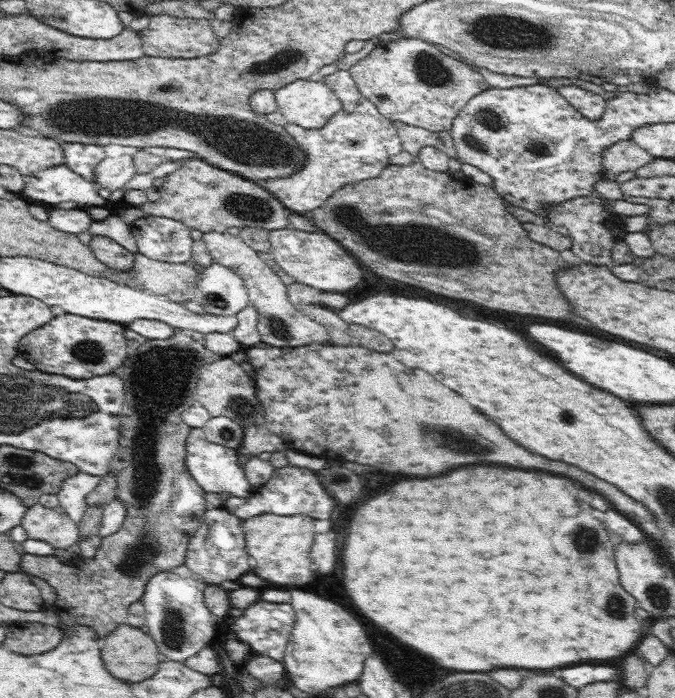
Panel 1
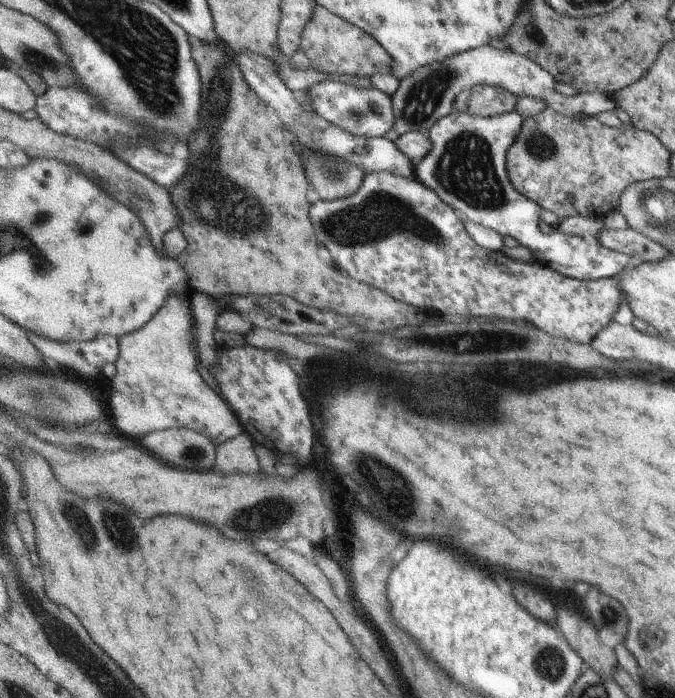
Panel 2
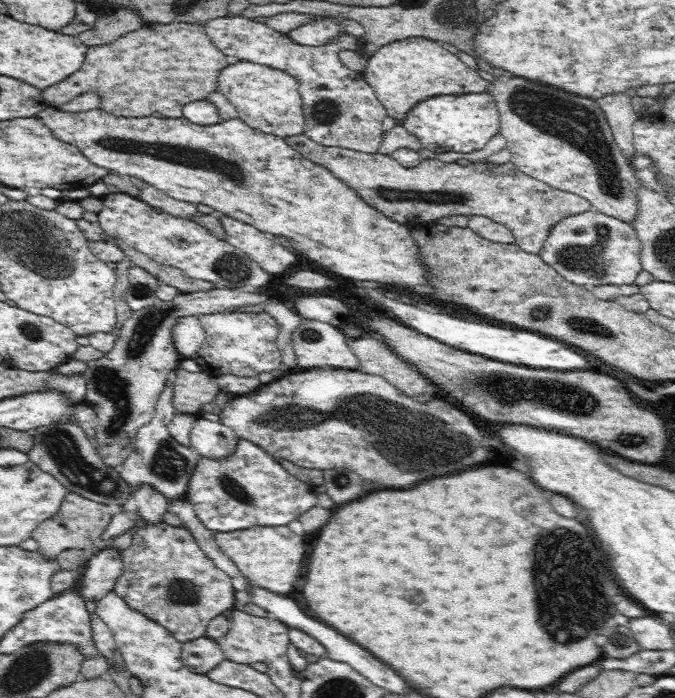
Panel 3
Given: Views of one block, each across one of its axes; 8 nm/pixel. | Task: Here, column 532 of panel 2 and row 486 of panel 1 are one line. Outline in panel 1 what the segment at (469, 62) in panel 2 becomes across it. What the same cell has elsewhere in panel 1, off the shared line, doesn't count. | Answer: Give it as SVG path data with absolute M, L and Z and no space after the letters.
M80 471L80 474L68 478L62 484L62 490L58 494L59 507L66 511L68 516L76 521L80 521L87 504L90 501L89 494L91 494L102 478L91 476Z

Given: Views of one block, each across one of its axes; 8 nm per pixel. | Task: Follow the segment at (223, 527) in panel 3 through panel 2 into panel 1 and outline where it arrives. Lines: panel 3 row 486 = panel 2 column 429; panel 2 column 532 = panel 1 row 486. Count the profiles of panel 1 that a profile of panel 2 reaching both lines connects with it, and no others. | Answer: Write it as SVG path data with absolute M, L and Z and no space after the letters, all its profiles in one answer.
M289 464L286 467L275 468L268 482L256 490L257 494L250 498L229 497L222 506L241 519L270 513L280 517L306 515L316 520L328 520L334 510L332 496L322 485L322 479L314 475L314 470L300 468L299 465Z

